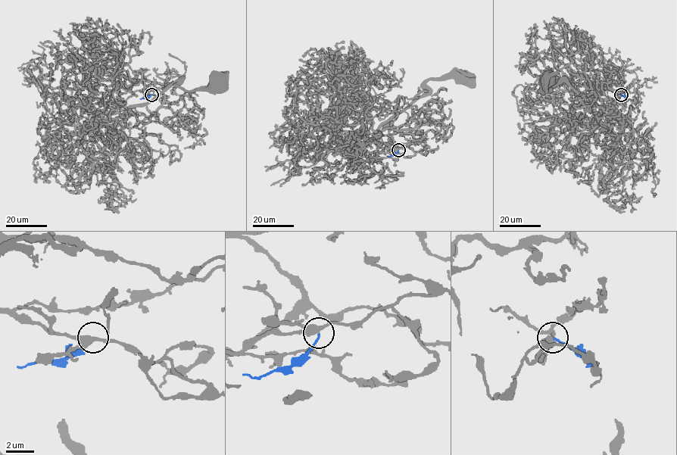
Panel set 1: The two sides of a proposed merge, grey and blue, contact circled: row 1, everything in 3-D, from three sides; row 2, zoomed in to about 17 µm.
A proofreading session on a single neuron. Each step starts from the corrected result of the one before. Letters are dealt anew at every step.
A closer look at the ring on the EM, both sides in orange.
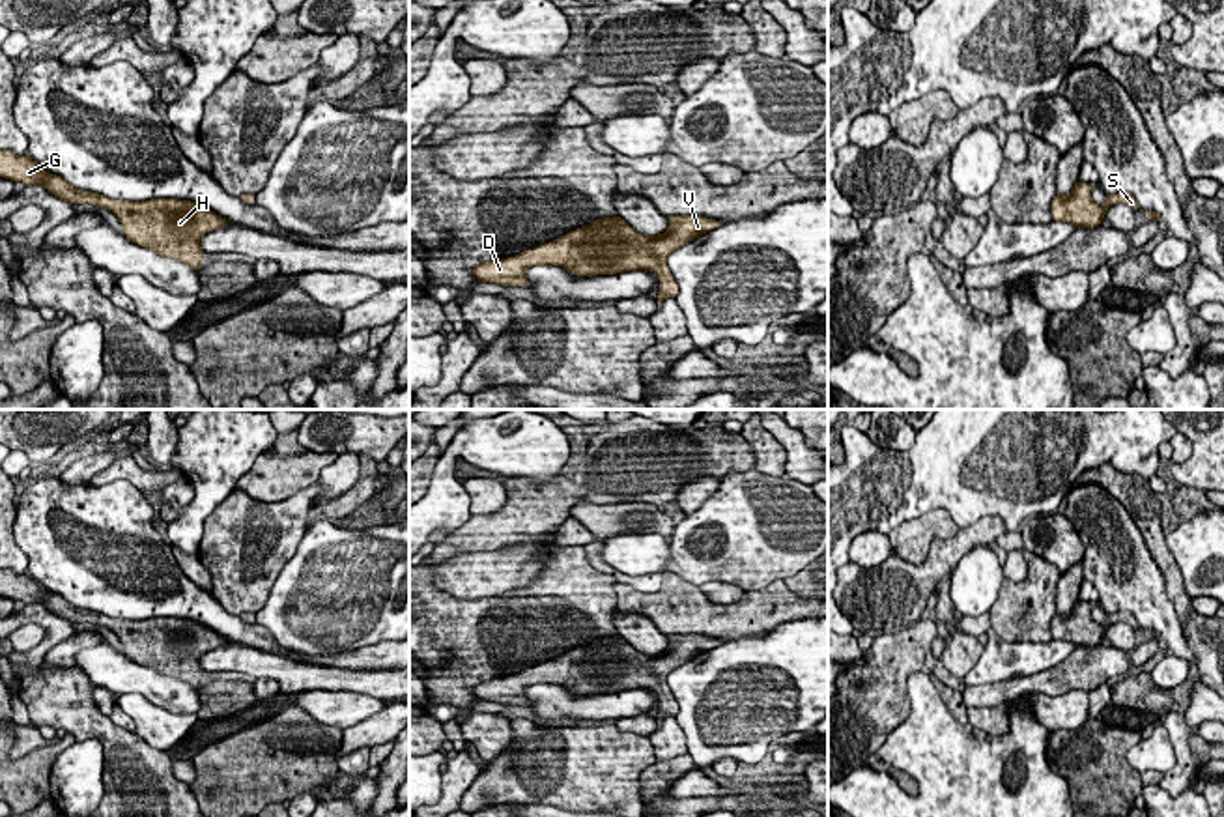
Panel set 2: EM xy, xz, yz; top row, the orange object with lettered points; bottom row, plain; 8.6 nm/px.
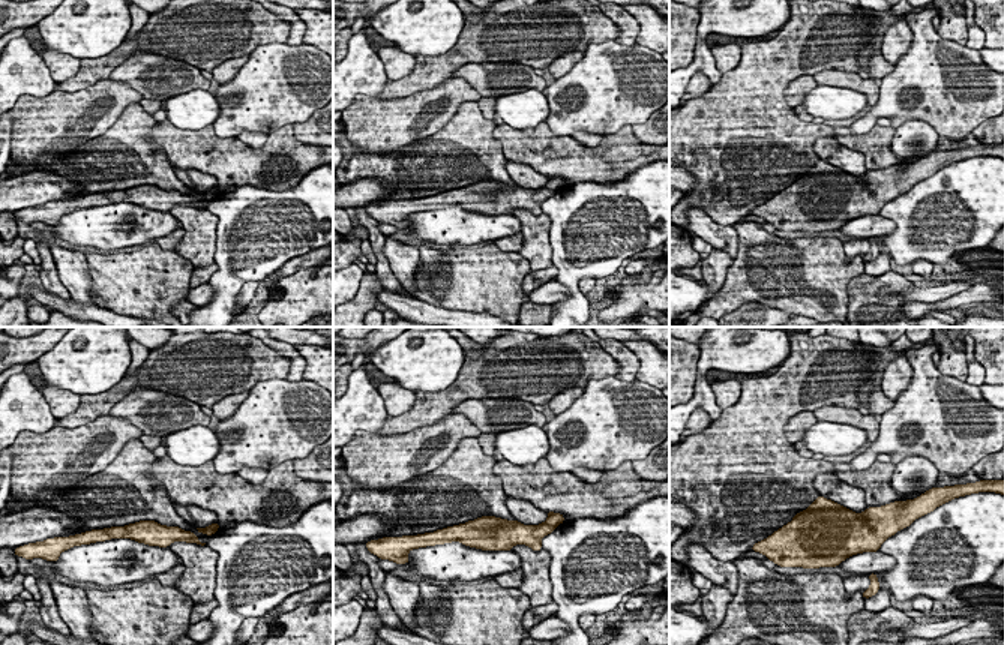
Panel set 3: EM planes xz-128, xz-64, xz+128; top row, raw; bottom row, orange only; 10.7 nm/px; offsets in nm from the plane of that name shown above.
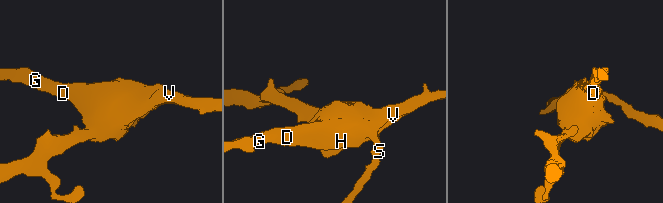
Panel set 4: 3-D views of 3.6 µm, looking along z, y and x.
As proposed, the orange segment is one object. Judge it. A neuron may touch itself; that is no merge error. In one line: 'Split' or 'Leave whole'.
Leave whole

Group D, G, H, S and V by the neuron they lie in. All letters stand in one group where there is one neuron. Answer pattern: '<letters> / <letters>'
D G H S V

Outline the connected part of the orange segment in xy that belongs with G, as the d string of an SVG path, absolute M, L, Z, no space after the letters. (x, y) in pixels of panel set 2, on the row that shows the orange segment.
M0 150L0 178L26 185L43 185L50 194L69 204L105 208L118 217L129 241L161 256L181 260L194 271L204 267L200 239L213 230L232 224L191 200L151 198L127 202L77 189L62 176L43 170L28 155L19 157L9 150Z

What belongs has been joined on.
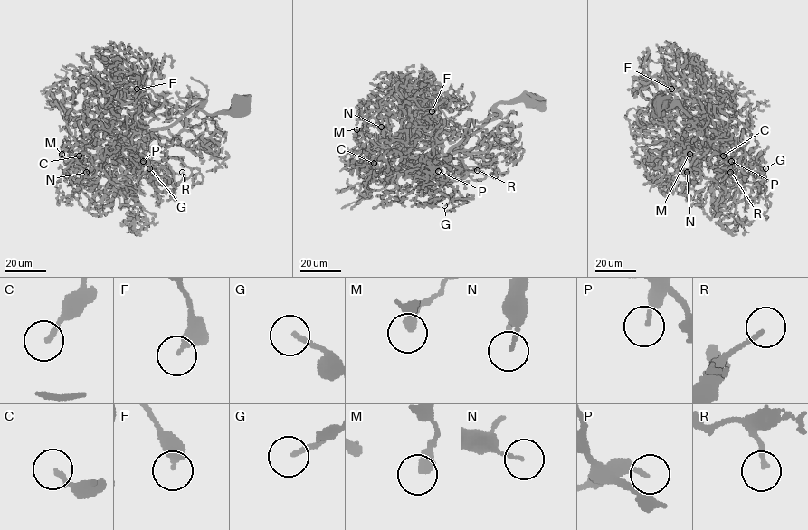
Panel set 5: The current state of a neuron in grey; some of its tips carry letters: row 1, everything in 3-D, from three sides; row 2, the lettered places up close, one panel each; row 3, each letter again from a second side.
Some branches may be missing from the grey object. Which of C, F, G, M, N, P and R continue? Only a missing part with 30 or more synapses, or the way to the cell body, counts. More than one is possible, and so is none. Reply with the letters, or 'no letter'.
no letter

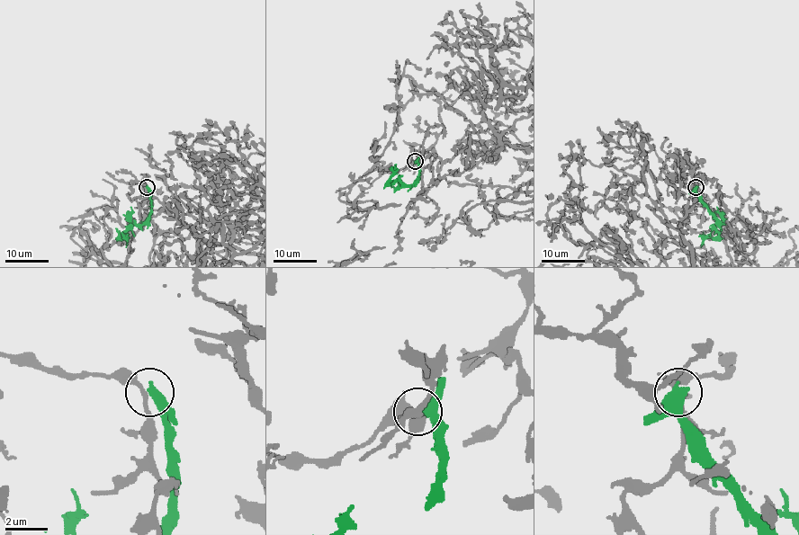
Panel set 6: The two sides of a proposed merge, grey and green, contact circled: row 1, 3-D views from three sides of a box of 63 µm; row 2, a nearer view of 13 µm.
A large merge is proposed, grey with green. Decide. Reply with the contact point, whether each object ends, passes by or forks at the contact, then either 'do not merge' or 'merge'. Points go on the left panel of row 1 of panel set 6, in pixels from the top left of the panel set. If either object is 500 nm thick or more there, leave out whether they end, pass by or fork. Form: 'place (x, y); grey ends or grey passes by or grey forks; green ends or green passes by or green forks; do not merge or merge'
place (147, 187); do not merge

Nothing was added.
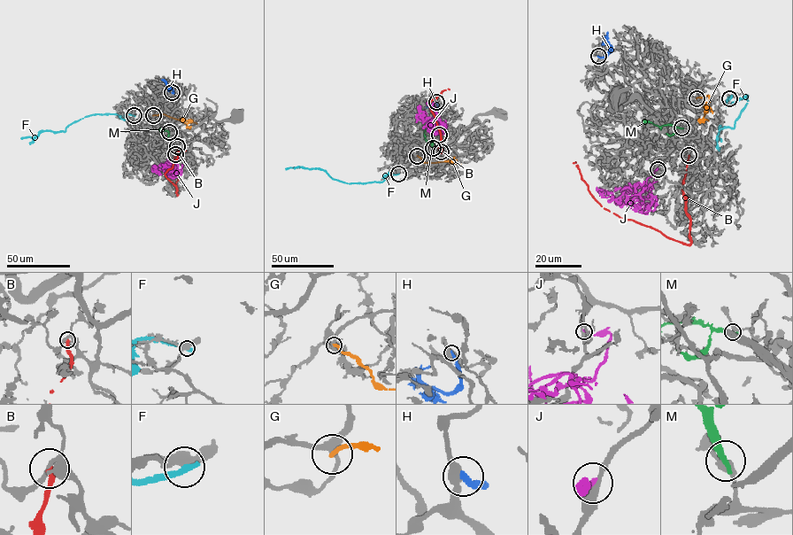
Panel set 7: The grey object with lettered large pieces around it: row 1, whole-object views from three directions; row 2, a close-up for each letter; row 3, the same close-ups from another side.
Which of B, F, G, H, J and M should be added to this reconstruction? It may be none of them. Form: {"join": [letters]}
{"join": []}

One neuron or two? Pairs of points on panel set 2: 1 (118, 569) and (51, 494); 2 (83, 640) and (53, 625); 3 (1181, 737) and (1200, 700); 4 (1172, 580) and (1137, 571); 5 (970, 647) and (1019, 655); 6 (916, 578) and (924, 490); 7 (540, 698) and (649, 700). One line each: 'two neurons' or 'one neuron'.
1: one neuron
2: two neurons
3: two neurons
4: two neurons
5: two neurons
6: two neurons
7: one neuron

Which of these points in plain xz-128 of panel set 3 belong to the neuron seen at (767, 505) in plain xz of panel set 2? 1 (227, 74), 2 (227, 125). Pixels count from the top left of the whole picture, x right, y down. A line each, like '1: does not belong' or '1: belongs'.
1: does not belong
2: belongs

